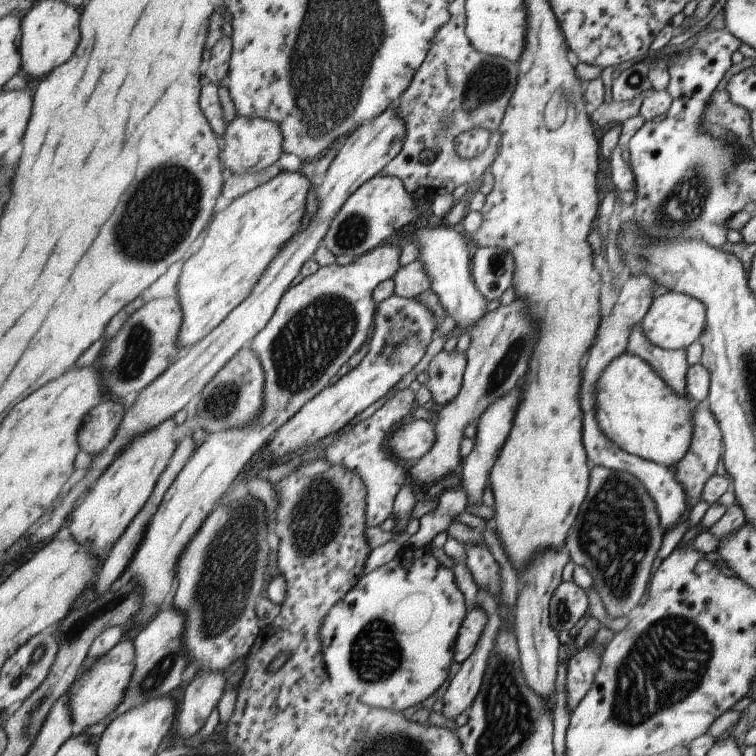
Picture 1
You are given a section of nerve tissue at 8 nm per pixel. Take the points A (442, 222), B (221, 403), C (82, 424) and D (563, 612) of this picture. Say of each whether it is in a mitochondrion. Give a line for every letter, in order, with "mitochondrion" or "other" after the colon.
A: other
B: mitochondrion
C: other
D: mitochondrion

